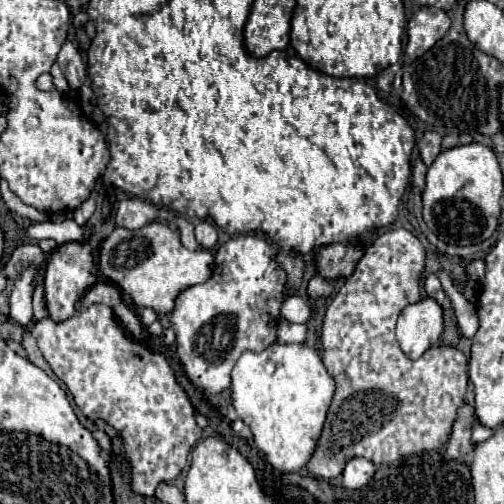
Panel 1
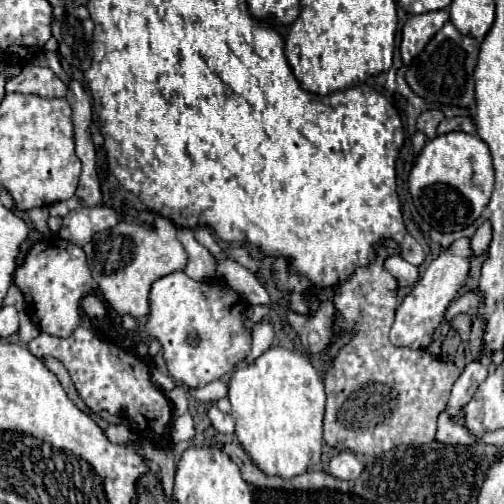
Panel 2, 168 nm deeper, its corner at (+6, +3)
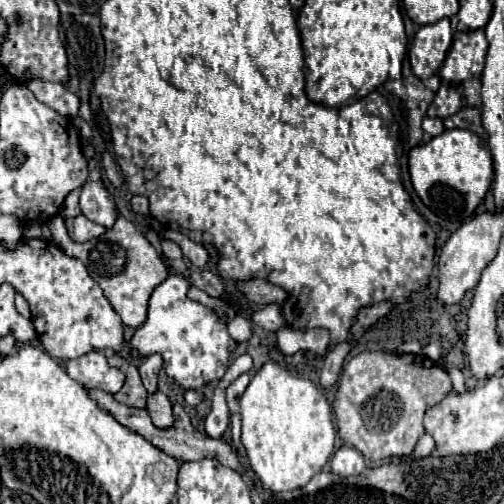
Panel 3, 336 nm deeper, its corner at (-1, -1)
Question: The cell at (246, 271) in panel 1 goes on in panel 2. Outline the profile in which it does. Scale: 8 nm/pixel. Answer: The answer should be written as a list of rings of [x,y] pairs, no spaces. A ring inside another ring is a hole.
[[[174,271],[170,275],[164,275],[158,281],[154,281],[154,285],[150,289],[150,311],[148,311],[148,321],[144,325],[144,331],[150,337],[160,341],[168,373],[176,381],[188,385],[190,389],[204,387],[210,381],[226,377],[250,353],[250,337],[242,323],[242,315],[244,315],[246,307],[248,307],[246,301],[238,293],[228,289],[222,279],[198,283],[198,281],[190,279],[186,273]]]

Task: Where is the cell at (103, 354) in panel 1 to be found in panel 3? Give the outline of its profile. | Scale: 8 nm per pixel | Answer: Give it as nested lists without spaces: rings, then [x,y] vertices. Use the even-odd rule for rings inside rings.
[[[89,351],[77,359],[65,359],[63,369],[81,385],[101,389],[111,395],[121,391],[125,385],[125,375],[117,367],[109,365],[103,351]]]

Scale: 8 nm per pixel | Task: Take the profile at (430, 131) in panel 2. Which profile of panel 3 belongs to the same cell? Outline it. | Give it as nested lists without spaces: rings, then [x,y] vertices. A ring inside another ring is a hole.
[[[441,85],[435,99],[433,99],[433,103],[429,105],[427,115],[447,119],[447,117],[455,115],[459,109],[461,109],[461,91],[457,87]]]

